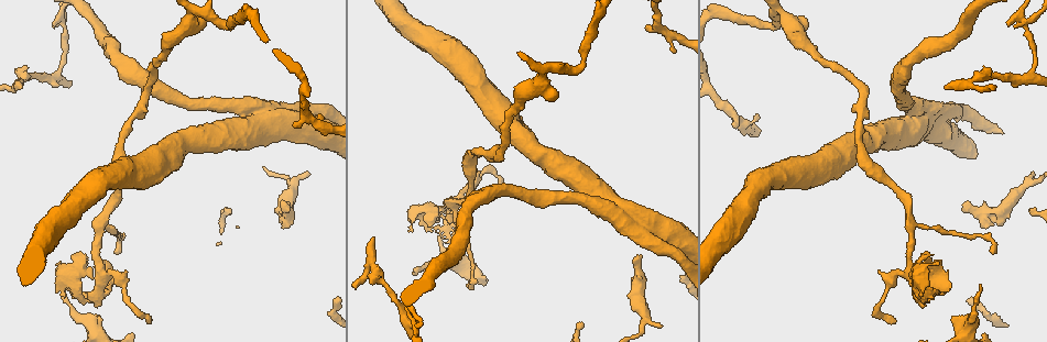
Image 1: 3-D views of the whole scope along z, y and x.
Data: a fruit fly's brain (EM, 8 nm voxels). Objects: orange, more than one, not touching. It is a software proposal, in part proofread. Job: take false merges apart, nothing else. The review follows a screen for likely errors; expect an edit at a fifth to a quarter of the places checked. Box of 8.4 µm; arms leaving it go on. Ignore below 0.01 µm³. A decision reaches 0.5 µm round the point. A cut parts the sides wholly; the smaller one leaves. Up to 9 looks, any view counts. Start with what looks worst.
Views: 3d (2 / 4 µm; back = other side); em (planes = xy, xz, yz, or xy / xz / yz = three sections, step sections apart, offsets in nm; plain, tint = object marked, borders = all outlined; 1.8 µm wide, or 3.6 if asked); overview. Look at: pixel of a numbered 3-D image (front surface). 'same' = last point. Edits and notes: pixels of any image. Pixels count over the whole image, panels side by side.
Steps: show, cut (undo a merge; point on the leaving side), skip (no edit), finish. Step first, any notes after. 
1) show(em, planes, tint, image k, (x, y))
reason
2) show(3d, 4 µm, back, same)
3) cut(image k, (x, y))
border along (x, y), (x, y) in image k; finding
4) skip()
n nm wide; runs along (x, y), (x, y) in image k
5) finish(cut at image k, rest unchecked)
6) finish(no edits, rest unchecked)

show(em, planes, tint, image 1, (19, 81))
a fork

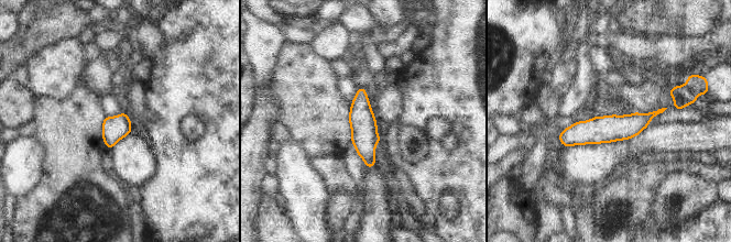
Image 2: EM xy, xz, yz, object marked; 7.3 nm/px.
skip()
180 nm wide; runs along (651, 114), (631, 125), (562, 138) in image 2; one neuron here

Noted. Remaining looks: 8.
show(3d, 2 µm, image 1, (292, 210))
abrupt turn

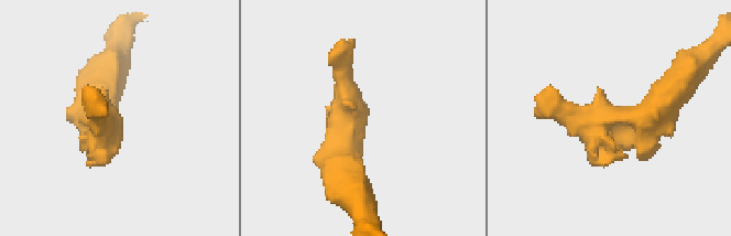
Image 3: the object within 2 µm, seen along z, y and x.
show(em, xz, step 8, tint, image 3, (100, 120))
shape alone is not enough

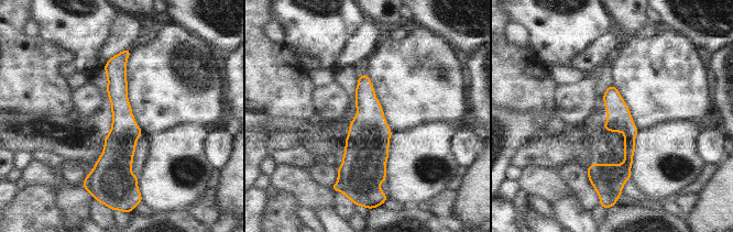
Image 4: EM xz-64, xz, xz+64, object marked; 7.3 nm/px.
show(em, planes, tint, same)
another direction

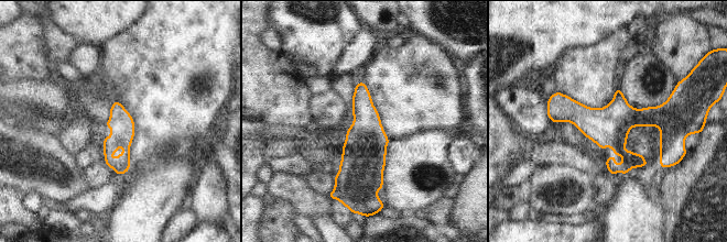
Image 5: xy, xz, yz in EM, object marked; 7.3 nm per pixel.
skip()
runs along (550, 102), (584, 118), (677, 118) in image 5; continuous, no second neuron

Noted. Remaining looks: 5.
show(em, planes, tint, image 1, (409, 324))
a narrow waist

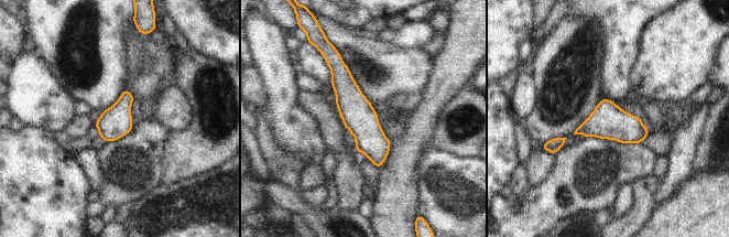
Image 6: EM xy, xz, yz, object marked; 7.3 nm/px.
skip()
runs along (338, 61), (378, 163) in image 6; one neuron here

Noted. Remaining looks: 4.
show(em, planes, tint, image 1, (80, 319))
thick turns thin

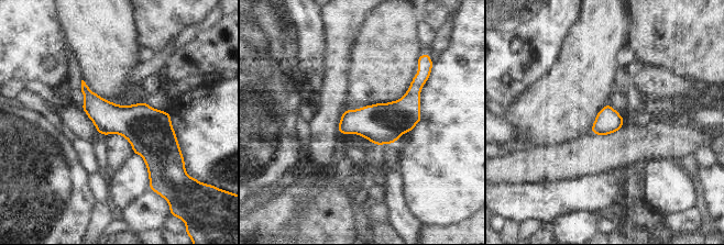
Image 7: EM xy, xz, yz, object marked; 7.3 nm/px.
skip()
continuous, no second neuron

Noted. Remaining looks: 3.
finish(no edits, rest unchecked)

